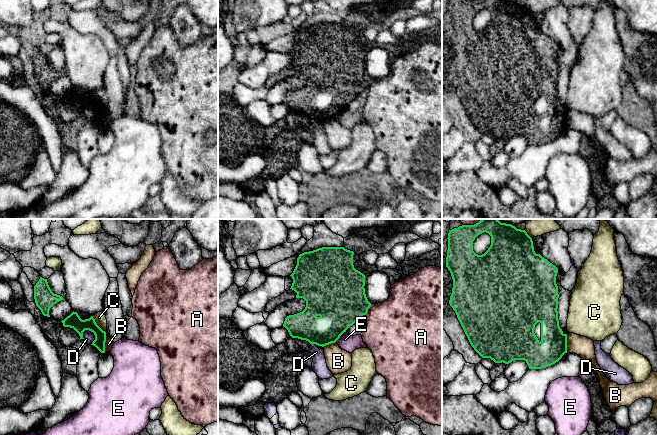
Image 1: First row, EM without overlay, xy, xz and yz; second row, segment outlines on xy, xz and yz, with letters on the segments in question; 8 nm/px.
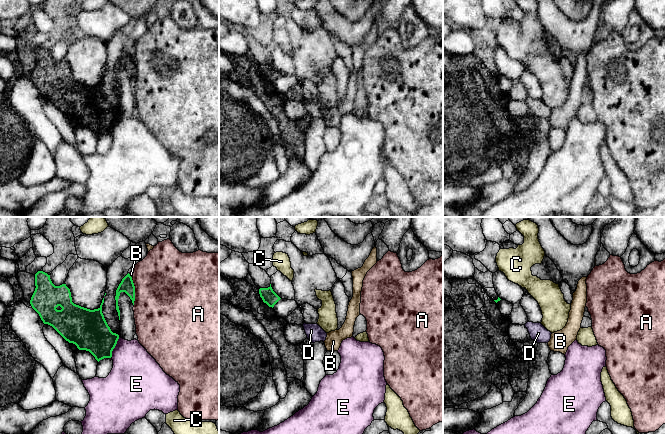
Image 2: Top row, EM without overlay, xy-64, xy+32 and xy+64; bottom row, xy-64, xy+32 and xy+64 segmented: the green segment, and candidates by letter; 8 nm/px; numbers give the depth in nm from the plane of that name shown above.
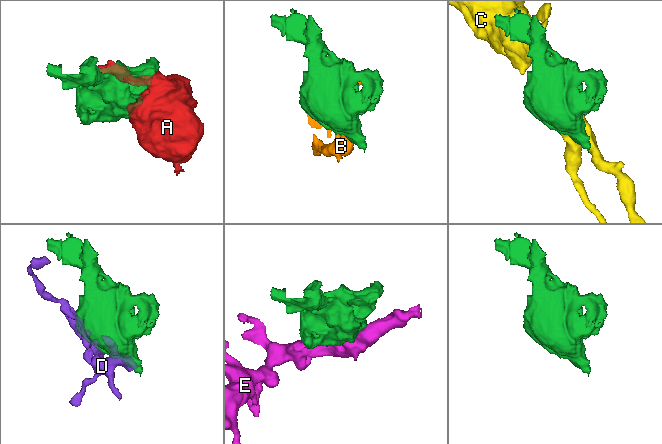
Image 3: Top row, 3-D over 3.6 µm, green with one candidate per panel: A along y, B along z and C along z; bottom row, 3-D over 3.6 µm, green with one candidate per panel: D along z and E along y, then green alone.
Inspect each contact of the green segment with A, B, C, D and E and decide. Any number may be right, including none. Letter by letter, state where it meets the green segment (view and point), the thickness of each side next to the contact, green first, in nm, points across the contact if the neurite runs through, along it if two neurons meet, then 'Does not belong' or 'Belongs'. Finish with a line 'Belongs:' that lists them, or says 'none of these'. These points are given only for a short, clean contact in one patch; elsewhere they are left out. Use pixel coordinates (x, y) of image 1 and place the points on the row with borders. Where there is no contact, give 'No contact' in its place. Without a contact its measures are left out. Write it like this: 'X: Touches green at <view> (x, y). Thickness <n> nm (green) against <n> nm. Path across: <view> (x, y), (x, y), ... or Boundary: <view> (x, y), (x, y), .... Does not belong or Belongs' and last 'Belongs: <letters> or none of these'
A: Touches green at xz (368, 308). Thickness 420 nm (green) against 440 nm. Does not belong
B: Touches green at xy (104, 343). Thickness 110 nm (green) against 60 nm. Does not belong
C: Touches green at xy (96, 324). Thickness 120 nm (green) against 100 nm. Does not belong
D: Touches green at xy (94, 334). Thickness 120 nm (green) against 90 nm. Boundary: xy (85, 329), (88, 329), (94, 335), (94, 340), (91, 344). Does not belong
E: Touches green at xz (340, 335). Thickness 380 nm (green) against 130 nm. Does not belong
Belongs: none of these

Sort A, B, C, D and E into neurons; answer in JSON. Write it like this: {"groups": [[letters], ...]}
{"groups": [["A"], ["B"], ["C"], ["D"], ["E"]]}

